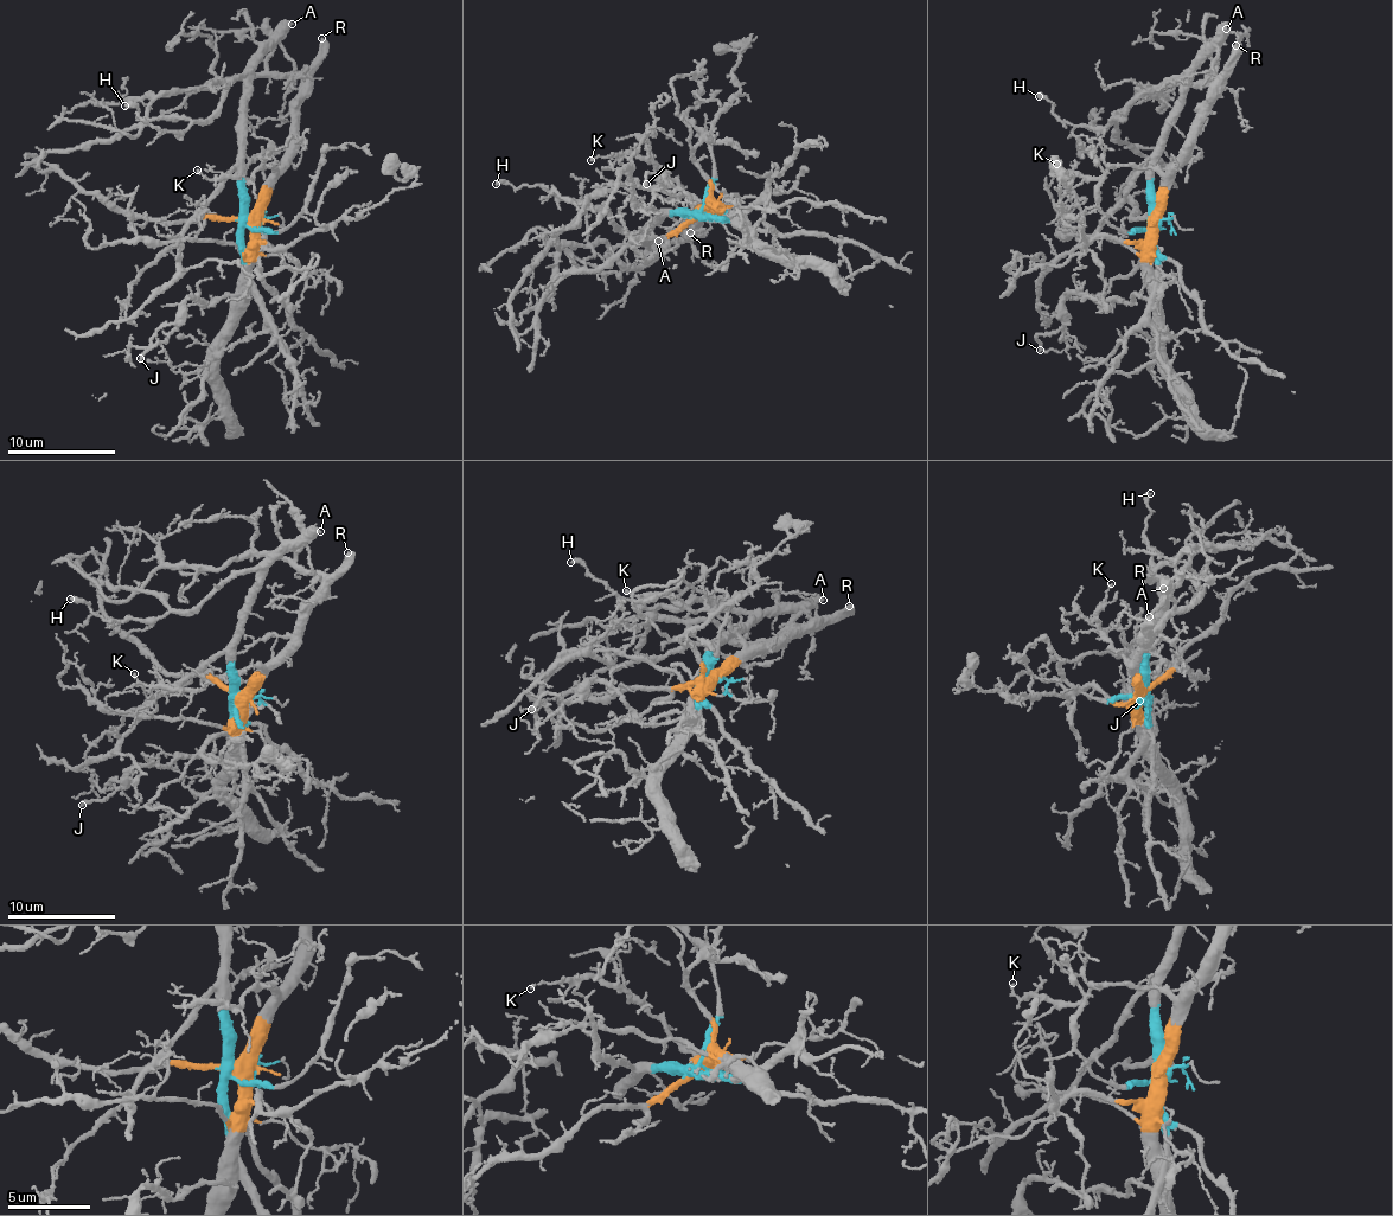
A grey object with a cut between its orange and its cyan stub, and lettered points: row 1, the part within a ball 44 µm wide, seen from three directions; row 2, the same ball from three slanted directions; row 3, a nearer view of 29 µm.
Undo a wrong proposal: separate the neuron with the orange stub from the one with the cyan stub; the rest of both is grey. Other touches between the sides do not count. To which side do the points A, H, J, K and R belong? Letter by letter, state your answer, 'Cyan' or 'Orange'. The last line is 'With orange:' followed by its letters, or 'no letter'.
A: Cyan
H: Cyan
J: Orange
K: Orange
R: Orange
With orange: J, K, R

